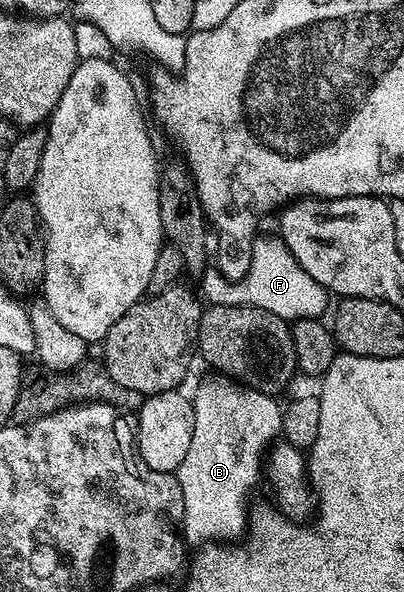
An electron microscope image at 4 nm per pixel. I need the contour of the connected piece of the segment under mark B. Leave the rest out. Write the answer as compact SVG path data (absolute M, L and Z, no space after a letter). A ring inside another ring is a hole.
M218 379L205 381L195 394L193 393L196 416L193 438L189 450L186 451L185 460L181 462L177 471L183 495L181 536L188 545L191 543L195 544L194 546L235 542L238 541L235 539L239 535L239 539L244 535L249 524L247 495L250 494L255 479L261 476L261 465L264 463L269 445L282 430L283 408L278 404L280 401L276 397L266 396L264 392L255 392L249 387Z

